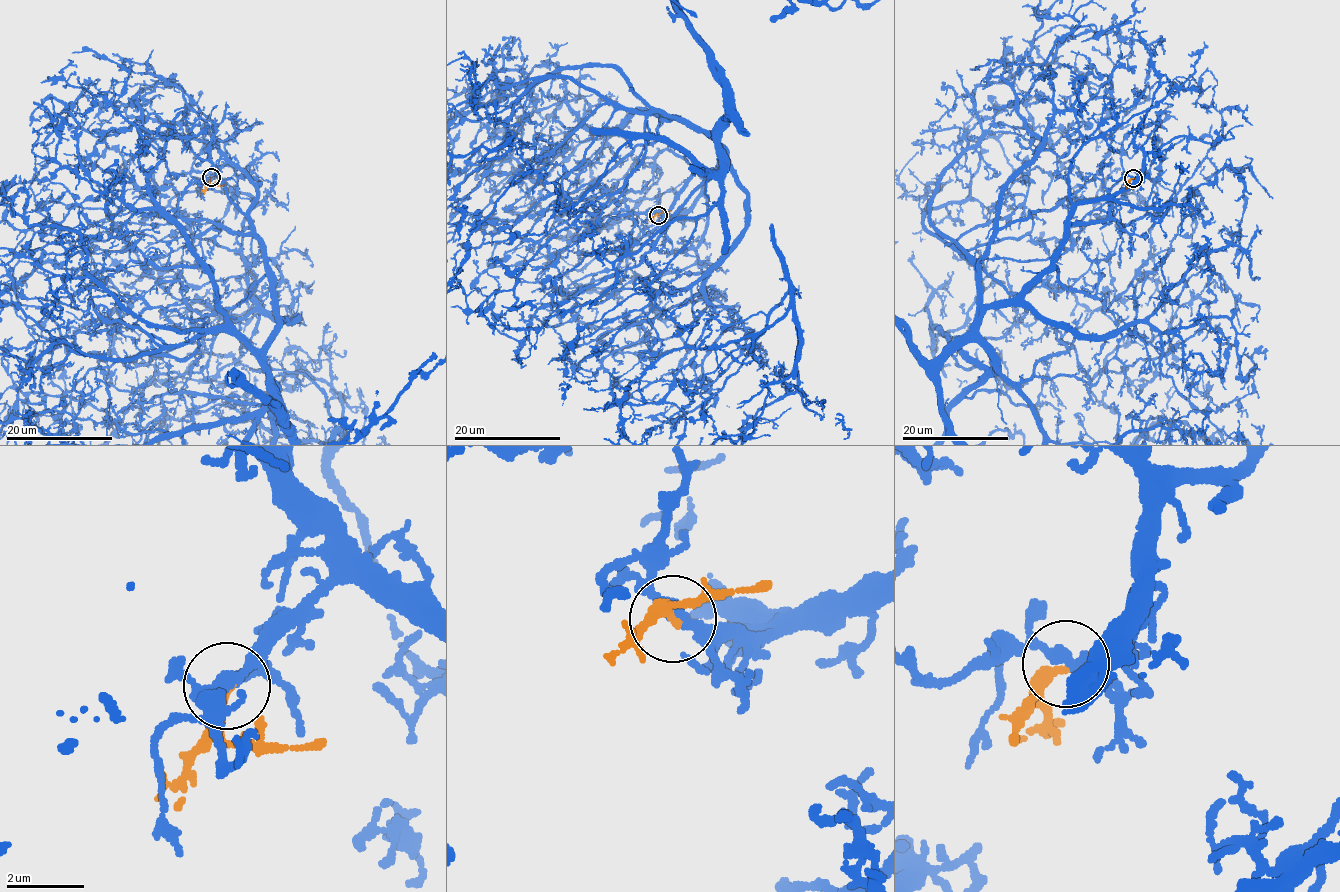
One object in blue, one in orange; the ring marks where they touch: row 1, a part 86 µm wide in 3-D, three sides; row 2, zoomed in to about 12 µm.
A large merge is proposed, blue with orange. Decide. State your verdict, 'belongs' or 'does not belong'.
belongs

